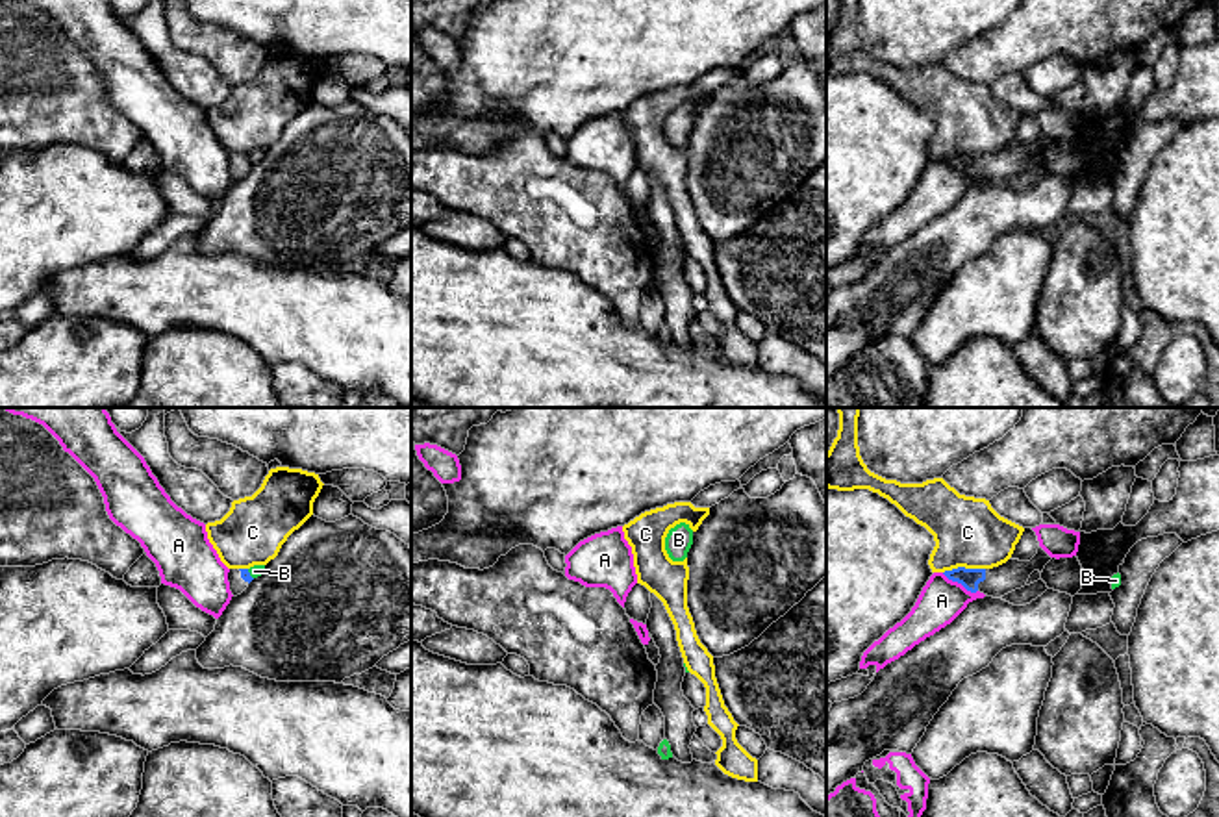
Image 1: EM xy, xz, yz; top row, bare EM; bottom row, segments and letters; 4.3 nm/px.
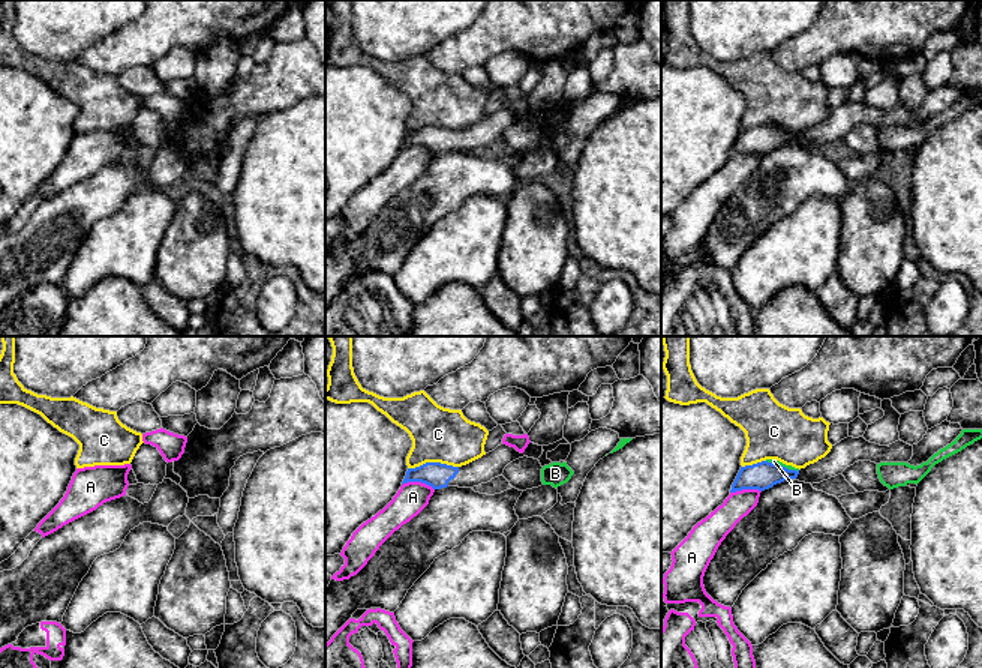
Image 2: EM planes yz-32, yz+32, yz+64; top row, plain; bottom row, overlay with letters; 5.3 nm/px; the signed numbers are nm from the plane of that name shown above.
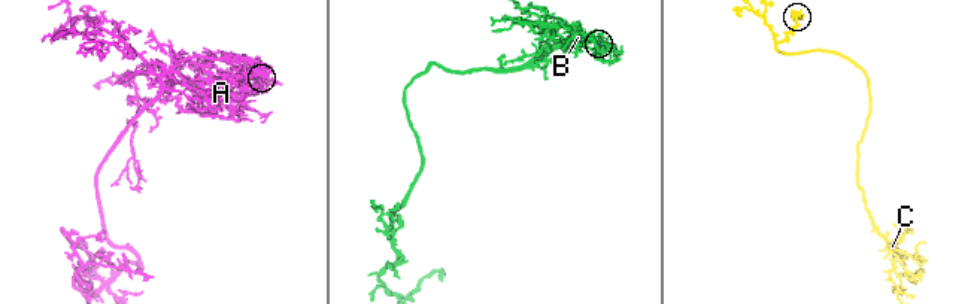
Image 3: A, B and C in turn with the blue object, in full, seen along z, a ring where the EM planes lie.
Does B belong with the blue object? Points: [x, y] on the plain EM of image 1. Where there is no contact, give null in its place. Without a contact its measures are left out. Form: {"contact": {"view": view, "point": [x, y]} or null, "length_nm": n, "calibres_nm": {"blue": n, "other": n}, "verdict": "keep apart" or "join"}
{"contact": {"view": "xy", "point": [249, 160]}, "length_nm": 50, "calibres_nm": {"blue": 50, "other": 50}, "verdict": "keep apart"}

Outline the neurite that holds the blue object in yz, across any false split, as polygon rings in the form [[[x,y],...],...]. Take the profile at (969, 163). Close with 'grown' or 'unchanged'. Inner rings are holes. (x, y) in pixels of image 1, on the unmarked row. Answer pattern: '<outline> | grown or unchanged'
[[[1039,132],[1037,139],[1030,146],[1008,145],[1006,148],[993,154],[965,154],[958,152],[945,156],[943,159],[961,169],[971,178],[984,178],[993,183],[1000,183],[1015,174],[1026,170],[1034,156],[1043,157],[1045,150],[1052,143]]] | grown

